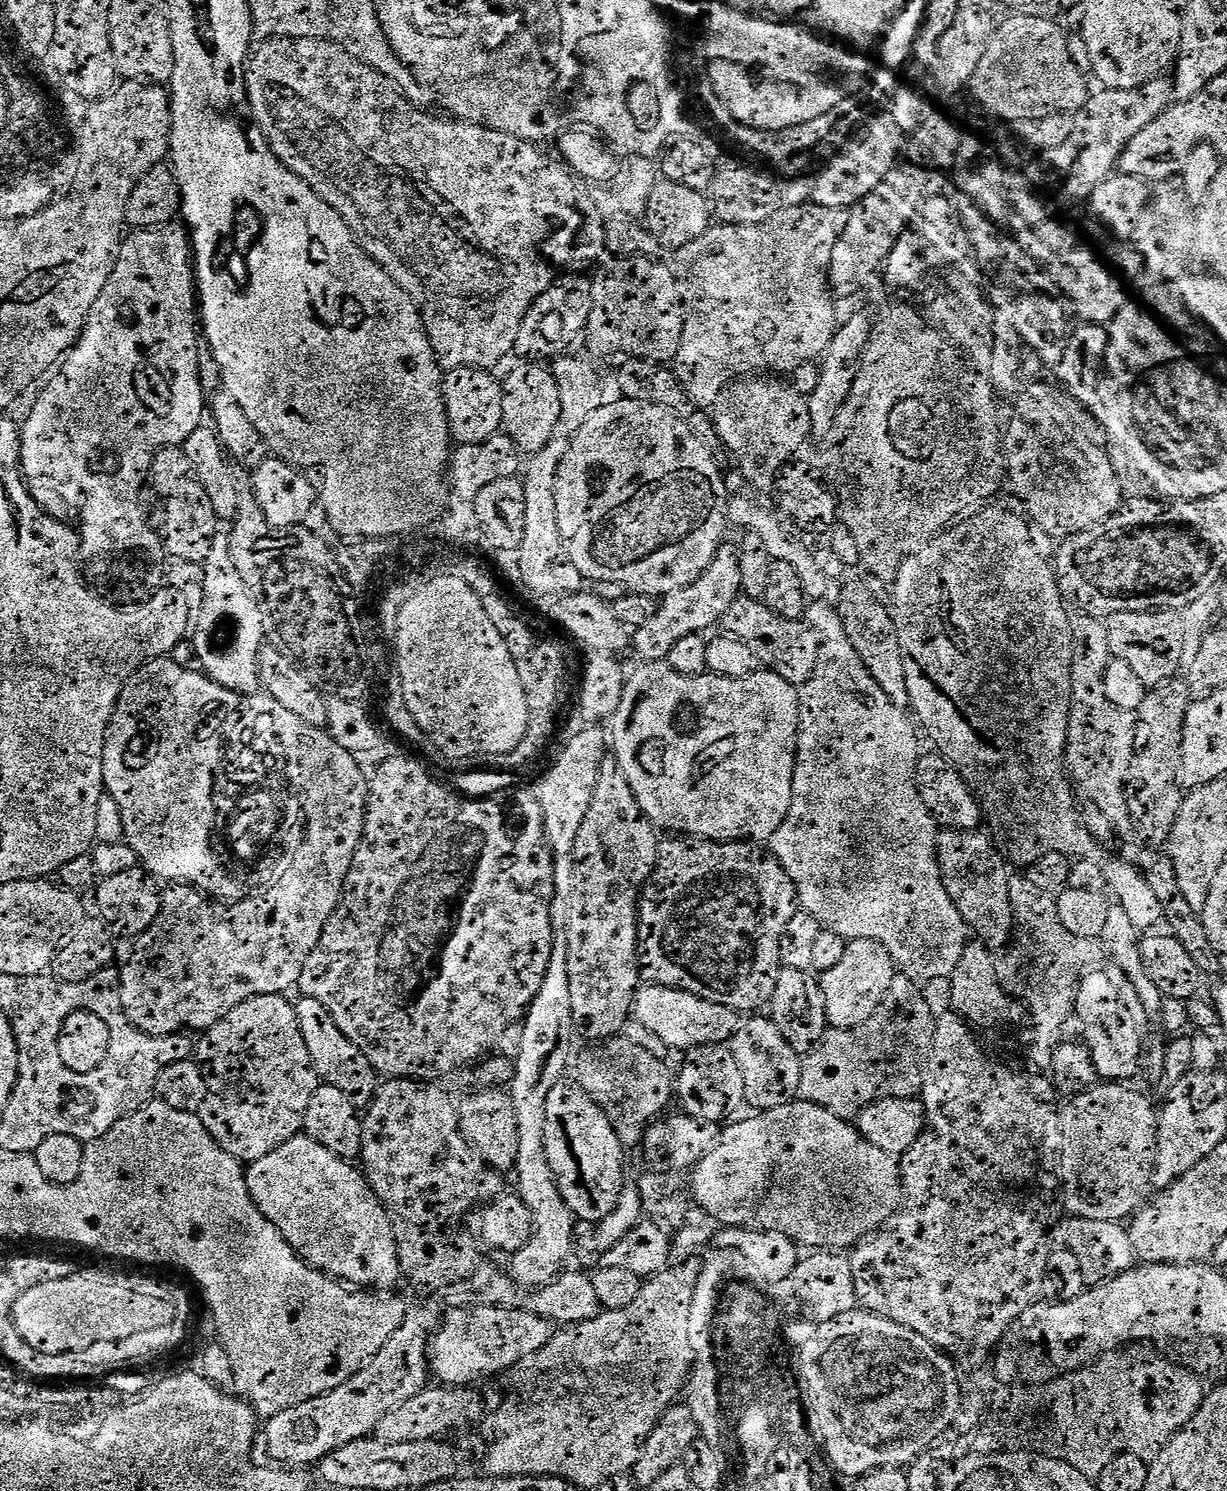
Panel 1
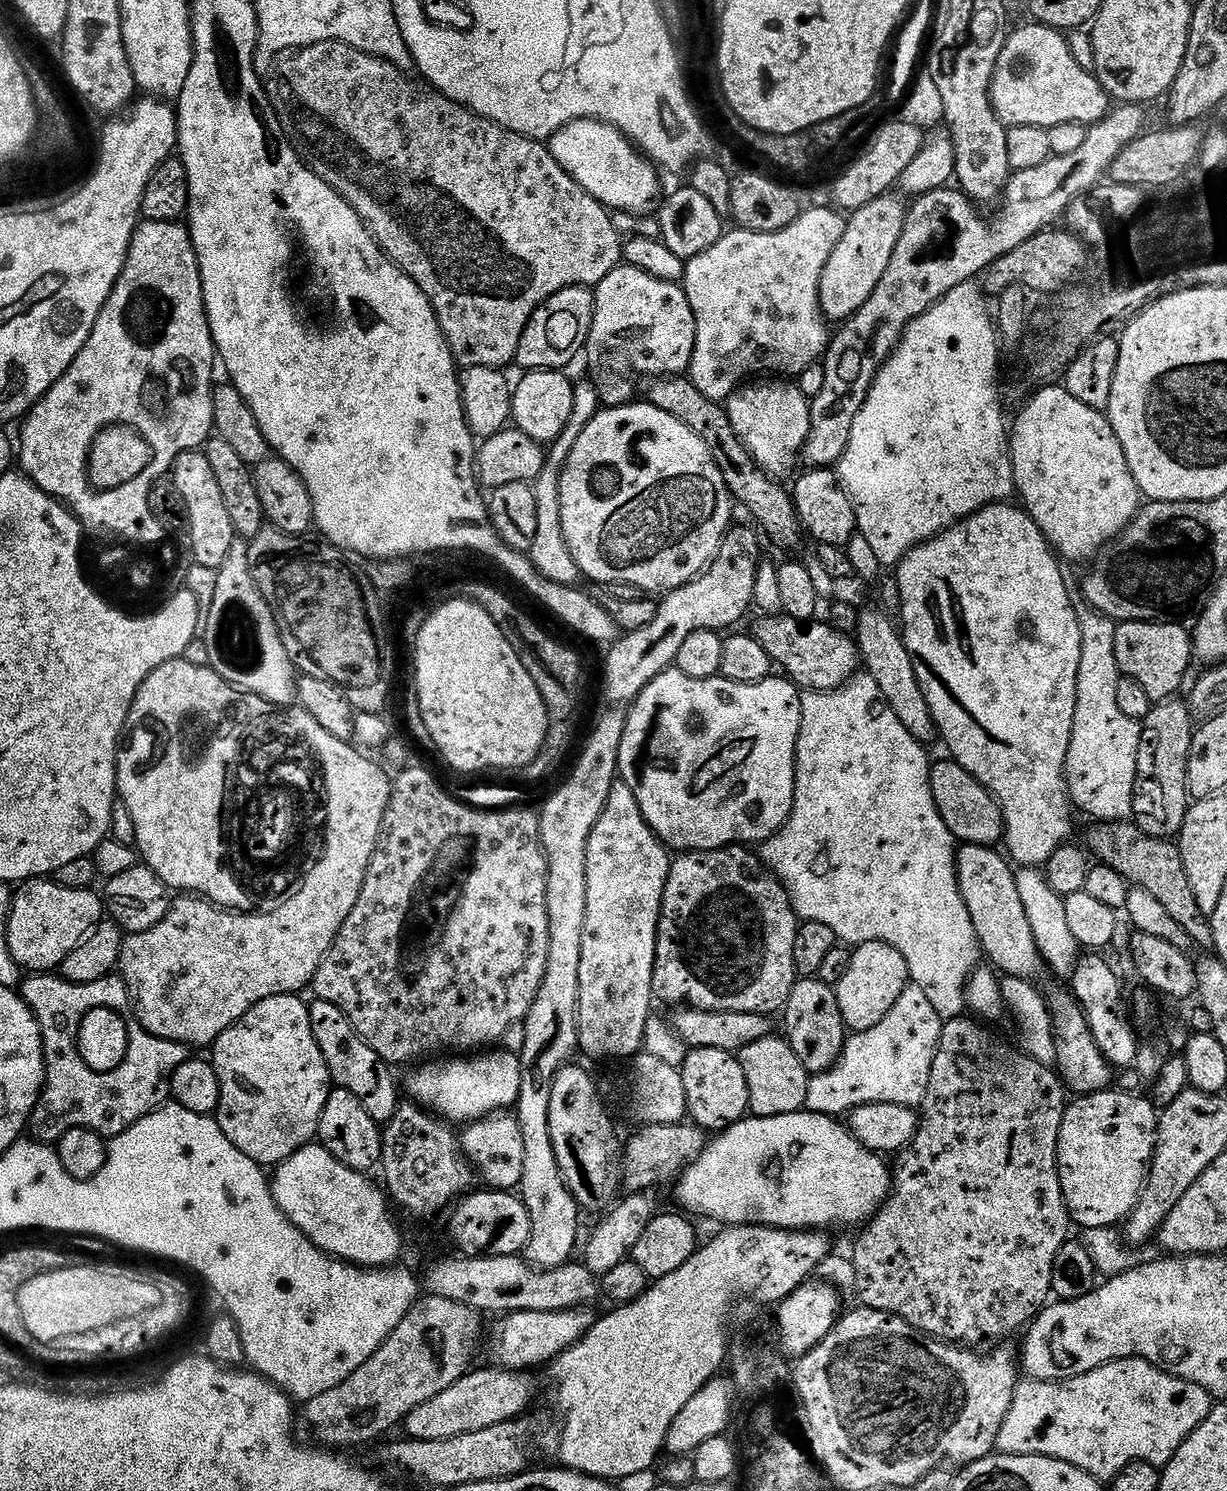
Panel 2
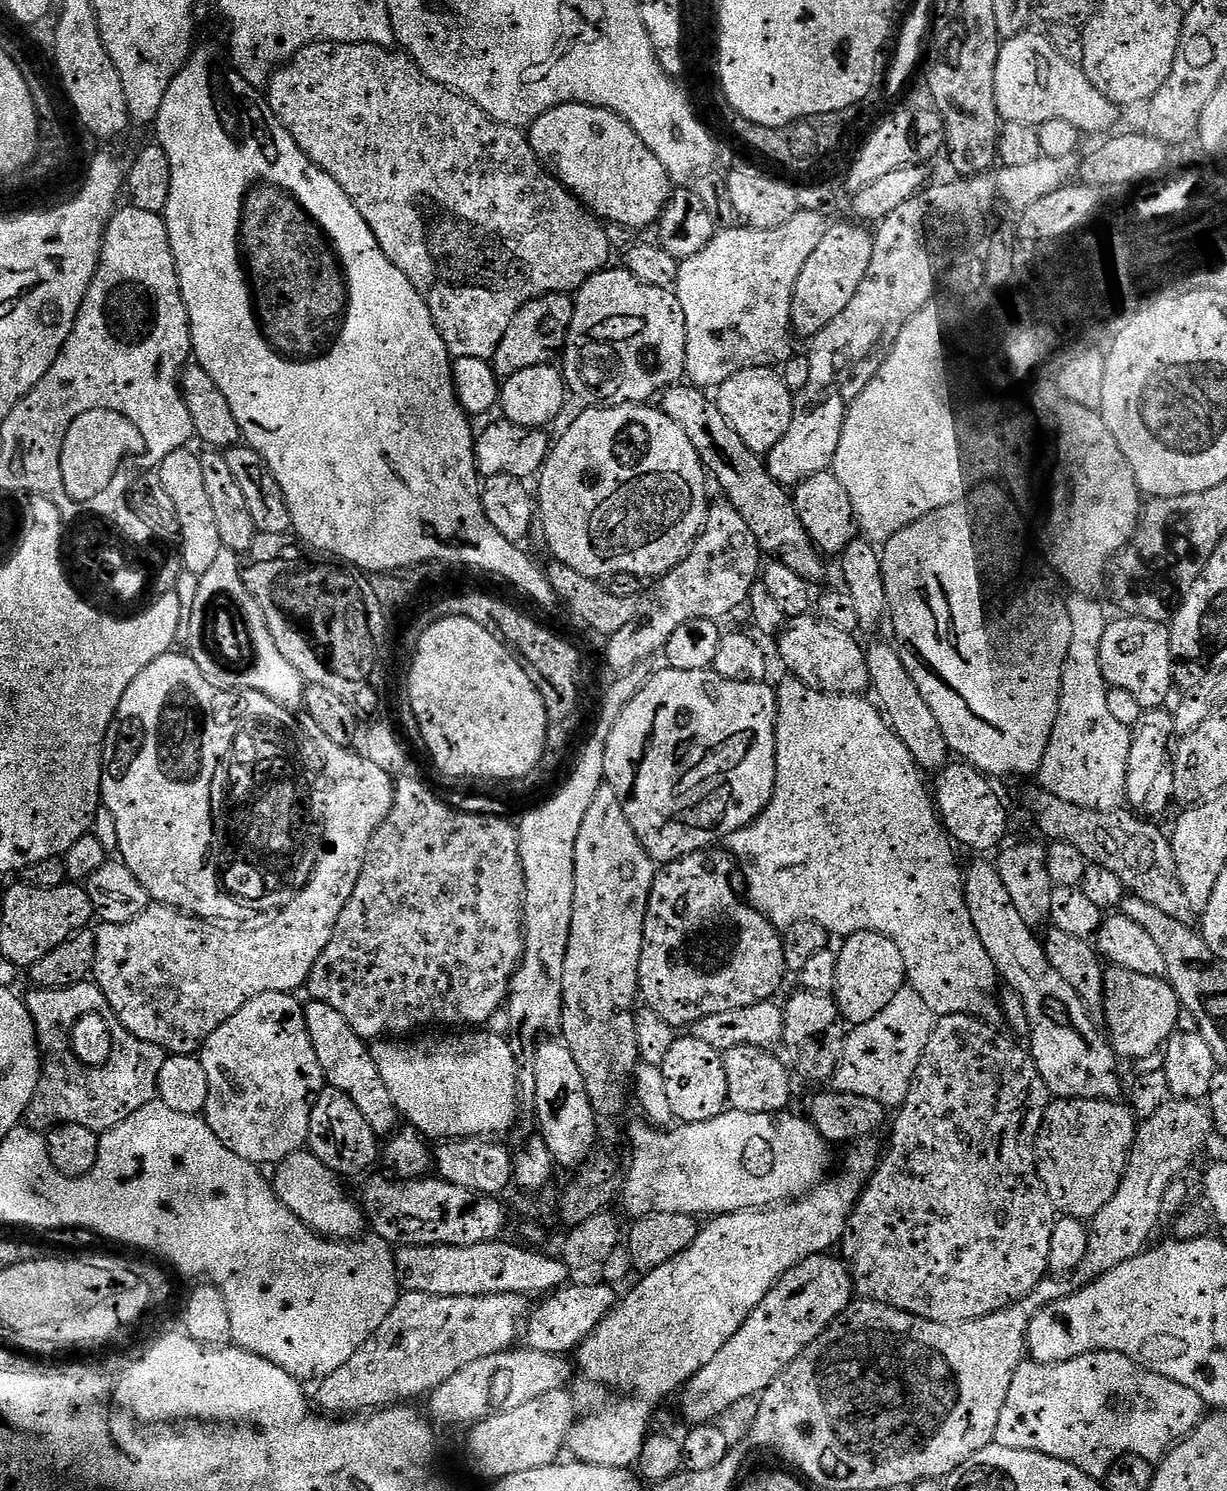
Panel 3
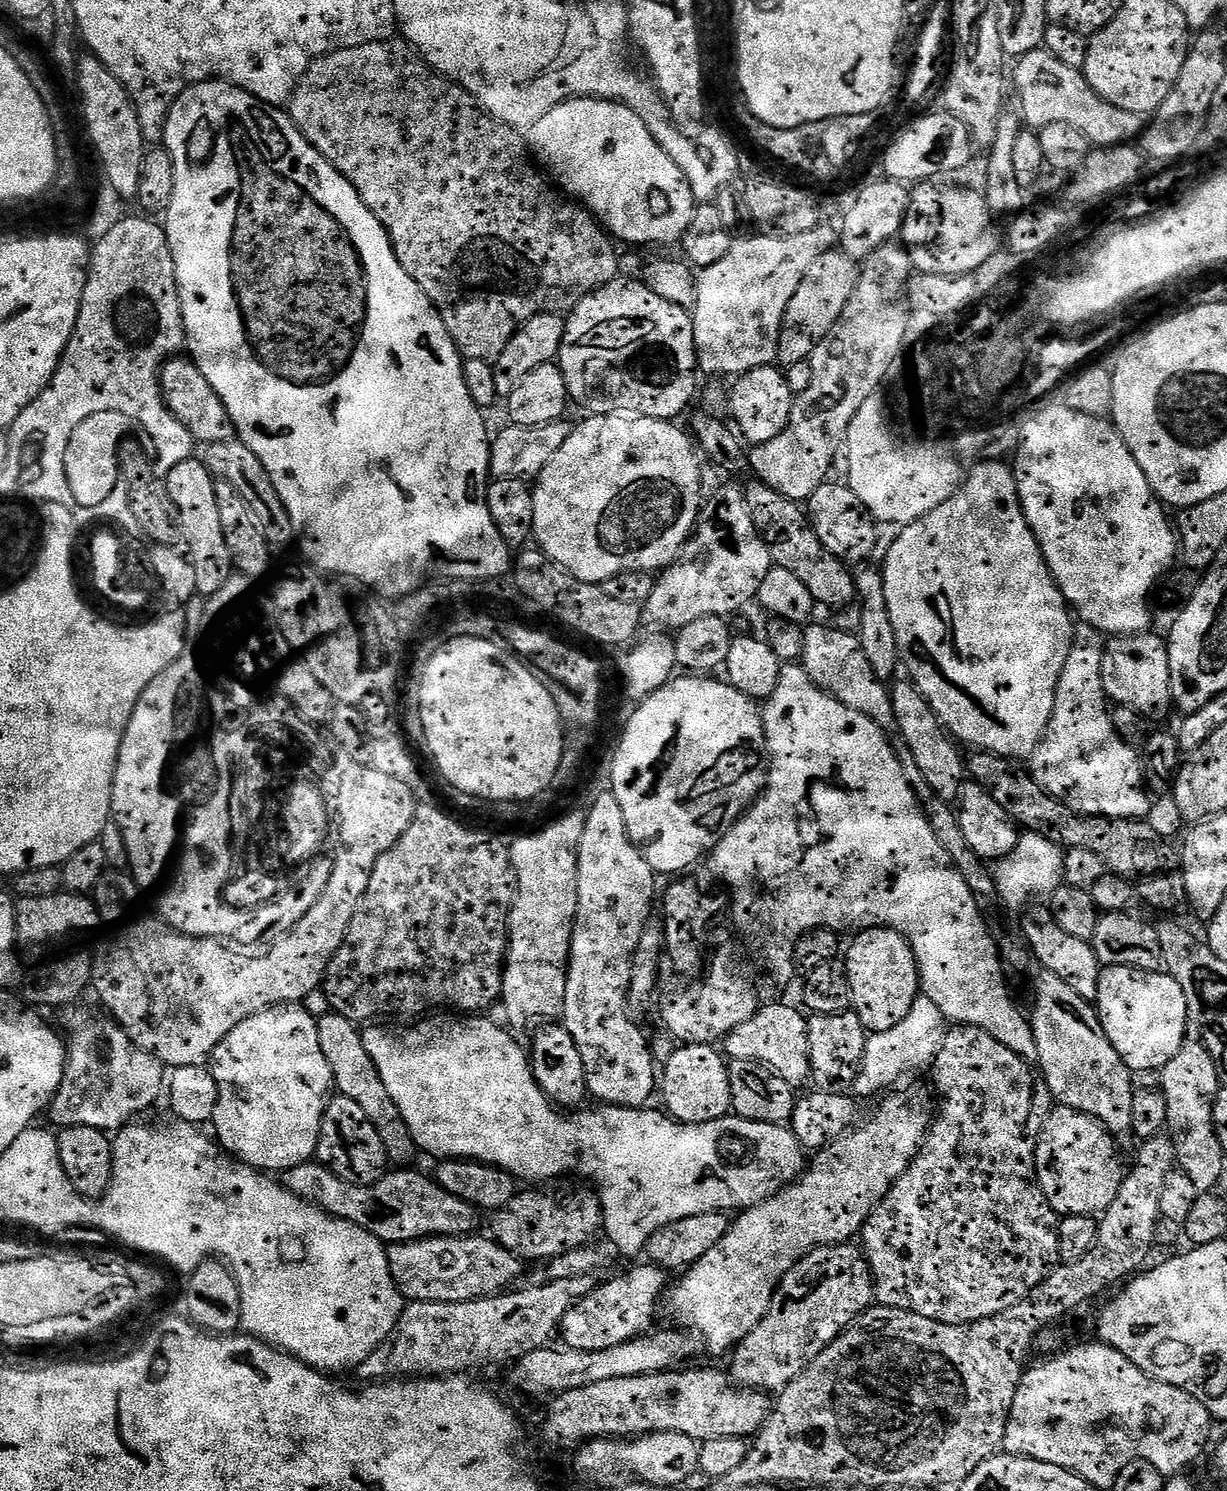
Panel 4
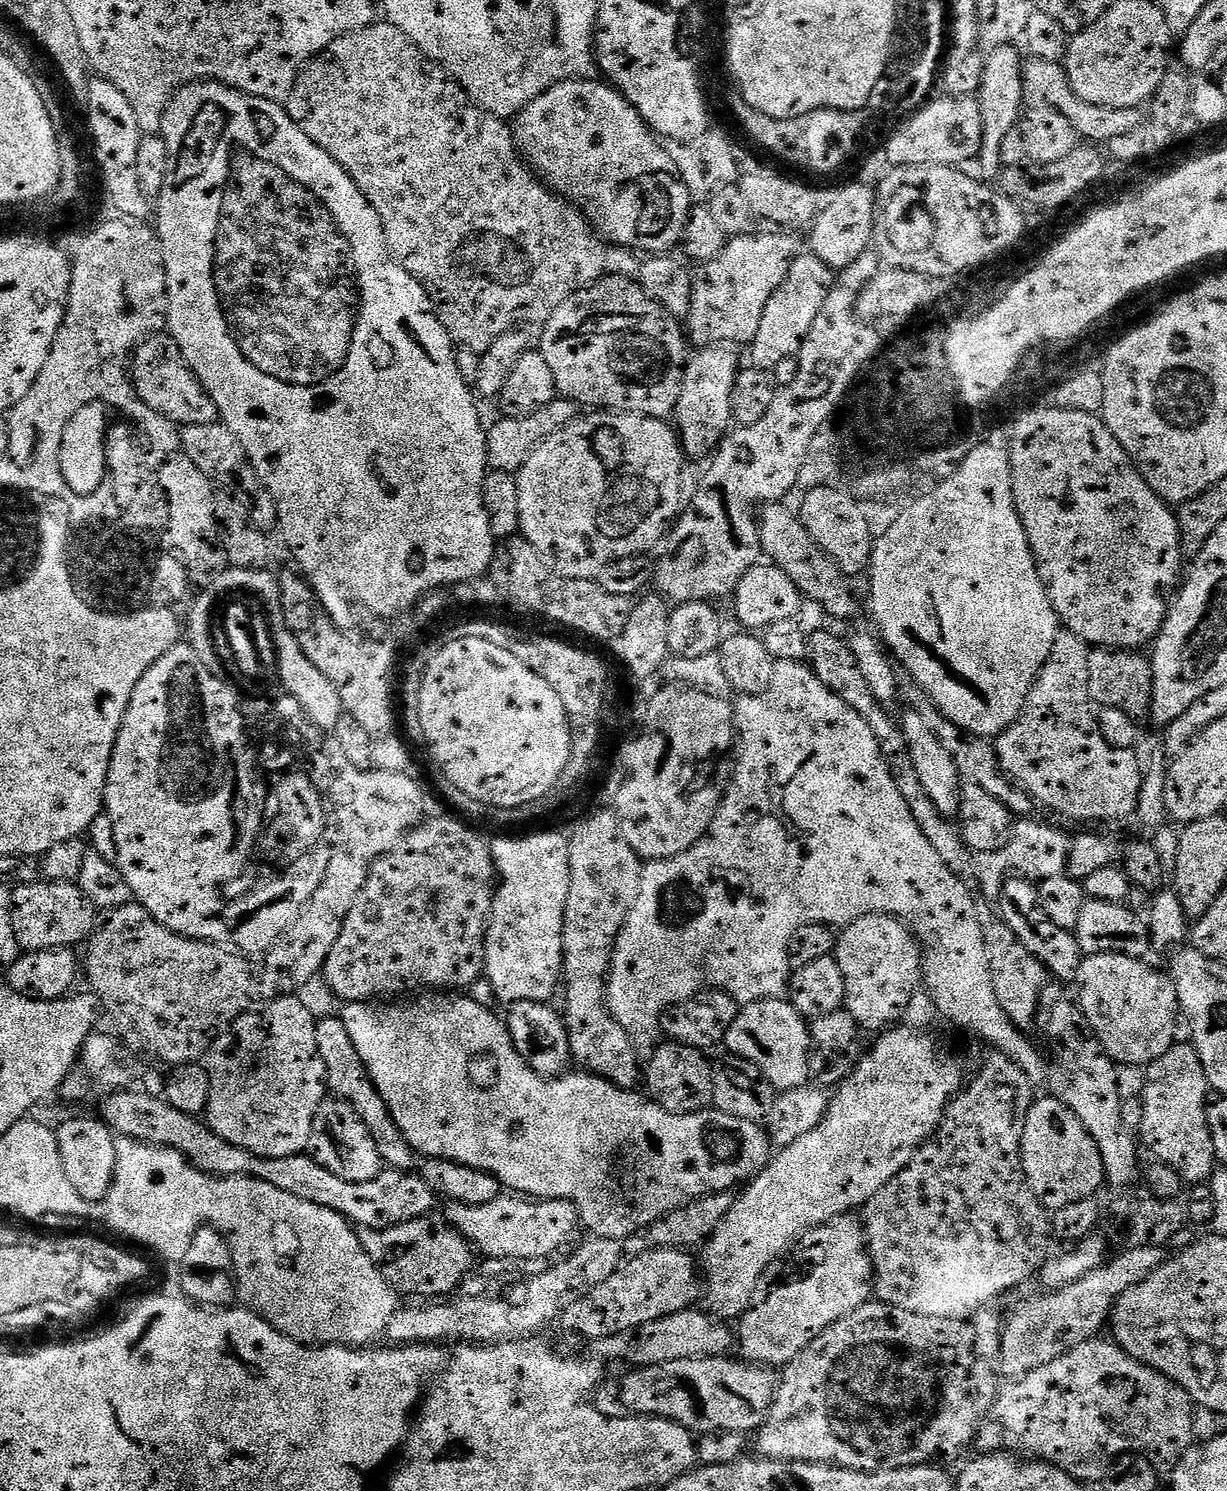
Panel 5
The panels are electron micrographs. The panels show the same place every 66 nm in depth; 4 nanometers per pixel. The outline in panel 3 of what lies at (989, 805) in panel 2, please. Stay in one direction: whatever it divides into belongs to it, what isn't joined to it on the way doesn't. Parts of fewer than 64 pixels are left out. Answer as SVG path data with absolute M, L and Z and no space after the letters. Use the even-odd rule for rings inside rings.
M963 762L951 763L939 773L938 779L936 792L934 788L934 804L944 830L954 840L956 838L957 845L960 843L962 847L976 852L972 854L995 853L1008 836L1008 812L999 794L992 789L993 781L977 768Z

